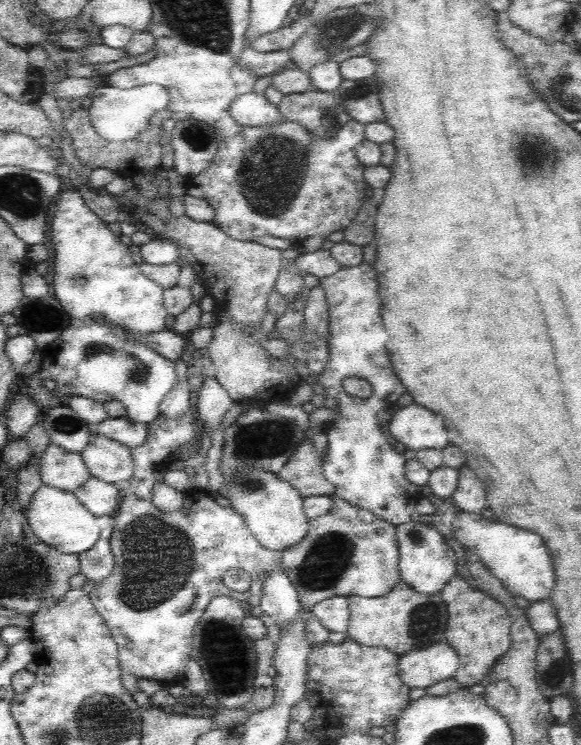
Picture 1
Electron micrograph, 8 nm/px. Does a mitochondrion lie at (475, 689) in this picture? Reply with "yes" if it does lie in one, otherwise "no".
no

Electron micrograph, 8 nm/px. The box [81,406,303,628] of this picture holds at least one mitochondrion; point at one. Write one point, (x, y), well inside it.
(159, 563)

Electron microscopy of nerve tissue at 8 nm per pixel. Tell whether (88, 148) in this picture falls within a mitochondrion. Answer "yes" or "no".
no

